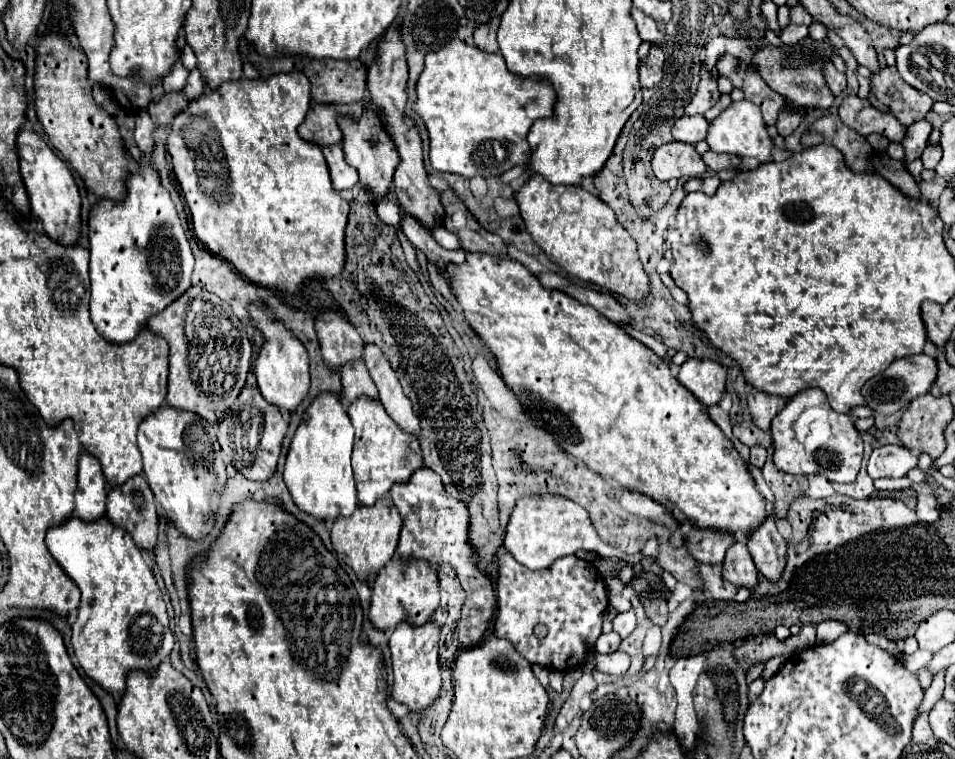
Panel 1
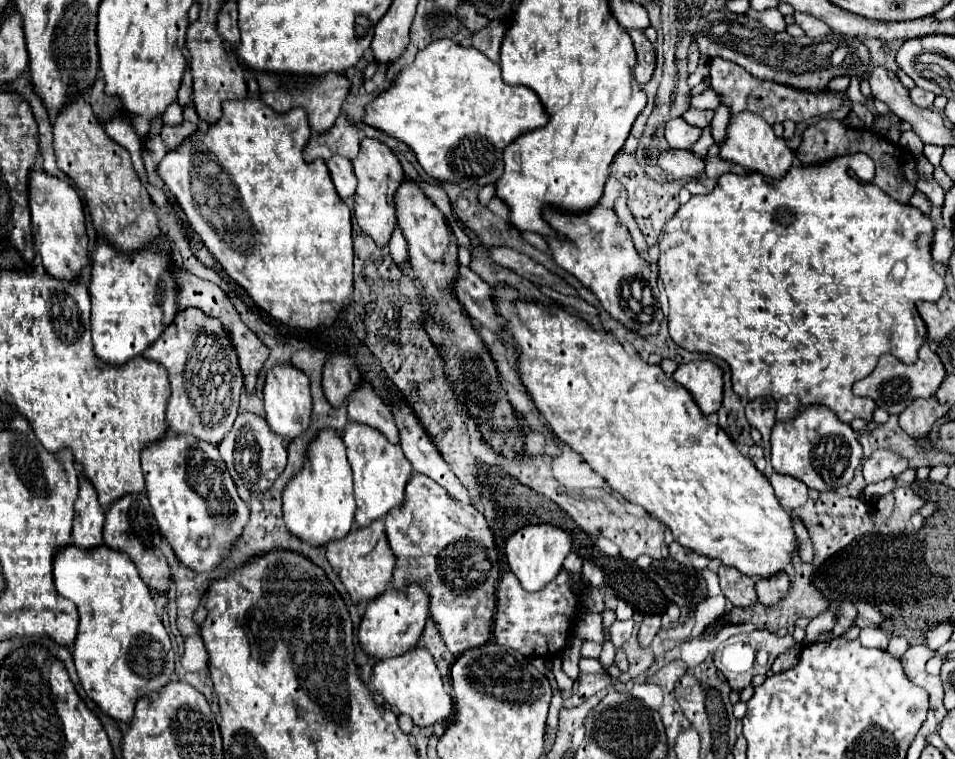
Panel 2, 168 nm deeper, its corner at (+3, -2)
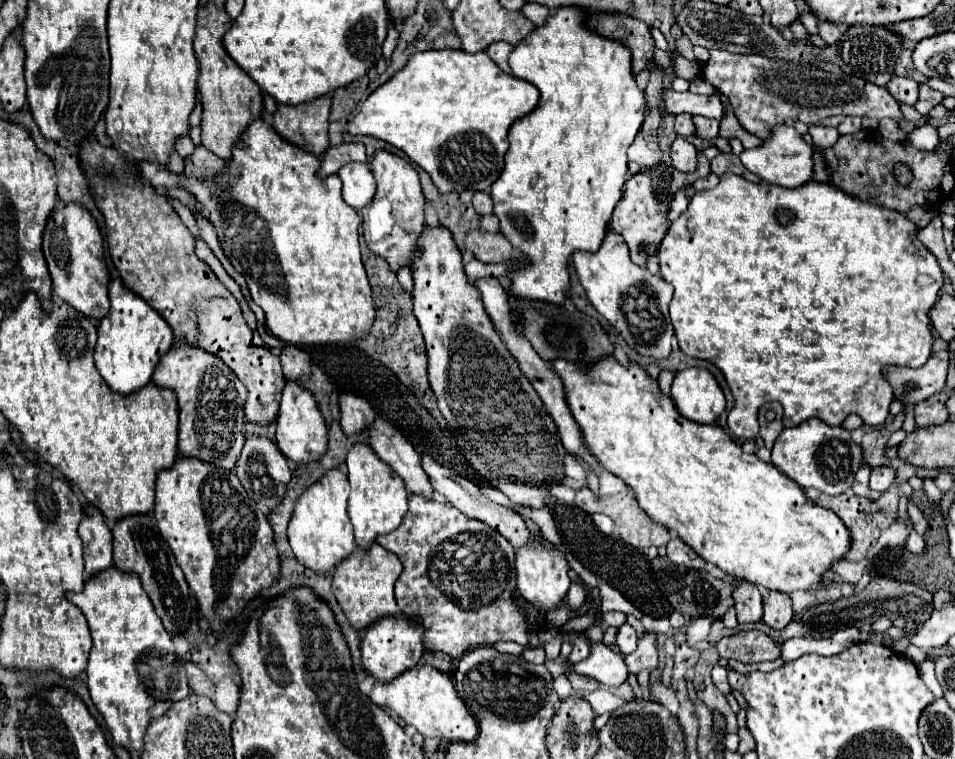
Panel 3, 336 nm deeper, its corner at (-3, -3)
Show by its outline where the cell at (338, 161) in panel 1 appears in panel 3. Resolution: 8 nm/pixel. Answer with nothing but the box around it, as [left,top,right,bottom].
[337,162,375,210]

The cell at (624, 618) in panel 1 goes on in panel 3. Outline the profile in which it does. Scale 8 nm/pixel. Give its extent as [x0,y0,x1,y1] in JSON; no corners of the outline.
[617,624,637,654]

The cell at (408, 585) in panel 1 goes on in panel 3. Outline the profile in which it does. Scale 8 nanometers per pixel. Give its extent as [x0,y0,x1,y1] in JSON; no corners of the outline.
[361,614,423,682]

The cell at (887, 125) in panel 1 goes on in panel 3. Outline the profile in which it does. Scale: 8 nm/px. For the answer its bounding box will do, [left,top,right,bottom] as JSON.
[909,124,939,150]

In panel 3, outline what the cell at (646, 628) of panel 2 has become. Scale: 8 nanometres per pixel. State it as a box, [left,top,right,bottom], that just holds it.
[625,632,657,672]

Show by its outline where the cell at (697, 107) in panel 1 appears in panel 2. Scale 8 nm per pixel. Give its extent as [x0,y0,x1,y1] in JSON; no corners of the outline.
[683,109,713,129]

